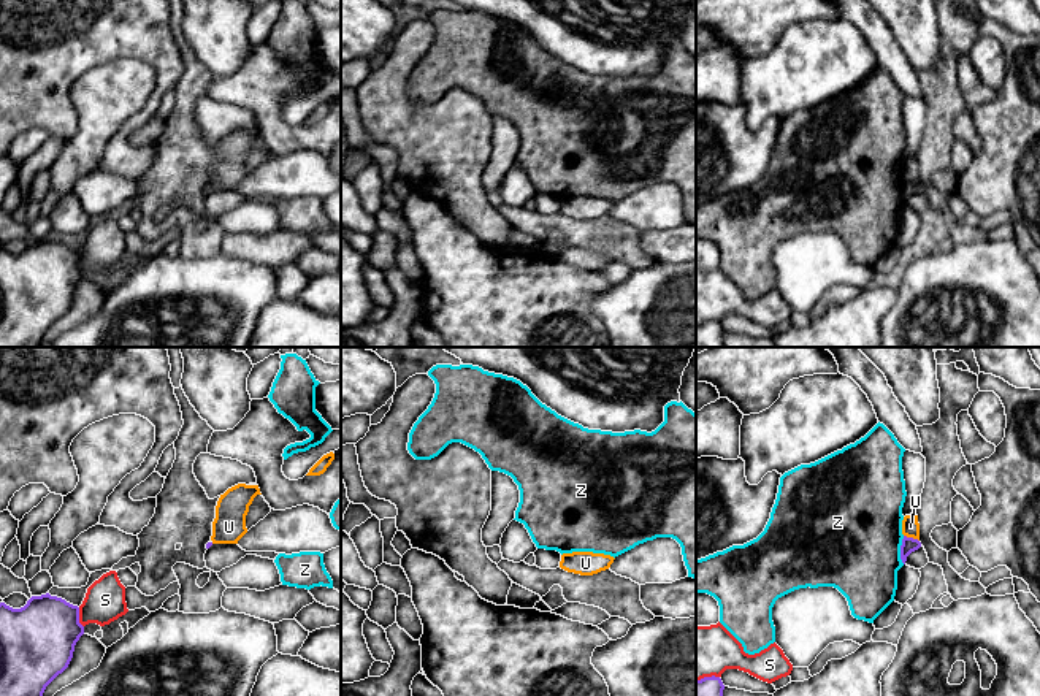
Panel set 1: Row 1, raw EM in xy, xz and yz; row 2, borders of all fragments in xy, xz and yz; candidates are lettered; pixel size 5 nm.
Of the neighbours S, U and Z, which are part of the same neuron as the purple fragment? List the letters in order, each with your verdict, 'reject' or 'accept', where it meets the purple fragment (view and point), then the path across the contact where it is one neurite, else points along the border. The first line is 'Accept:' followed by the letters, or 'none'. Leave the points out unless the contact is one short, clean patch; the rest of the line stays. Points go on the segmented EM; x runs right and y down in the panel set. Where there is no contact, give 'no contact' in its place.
Accept: none
S: reject; meets purple in xy at (78, 617)
U: reject; meets purple in yz at (912, 538); border along yz (904, 535), (918, 541)
Z: reject; meets purple in yz at (901, 550)

